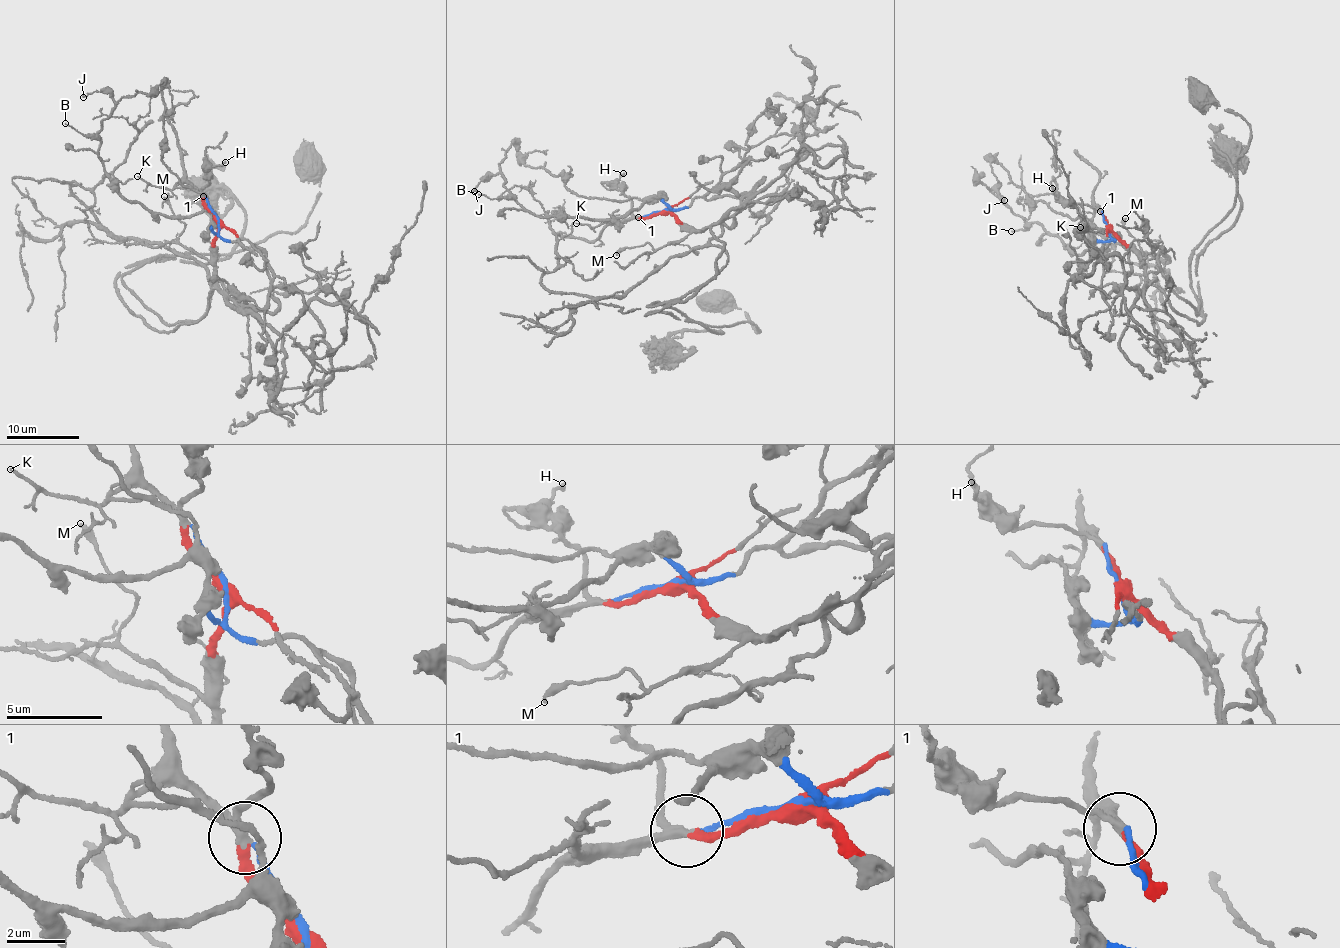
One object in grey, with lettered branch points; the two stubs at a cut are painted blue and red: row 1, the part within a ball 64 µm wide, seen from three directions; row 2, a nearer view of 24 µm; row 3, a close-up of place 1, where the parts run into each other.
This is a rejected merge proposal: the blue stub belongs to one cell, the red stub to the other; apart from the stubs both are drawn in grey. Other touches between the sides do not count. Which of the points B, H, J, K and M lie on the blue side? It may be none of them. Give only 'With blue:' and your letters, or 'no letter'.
With blue: B, H, J

